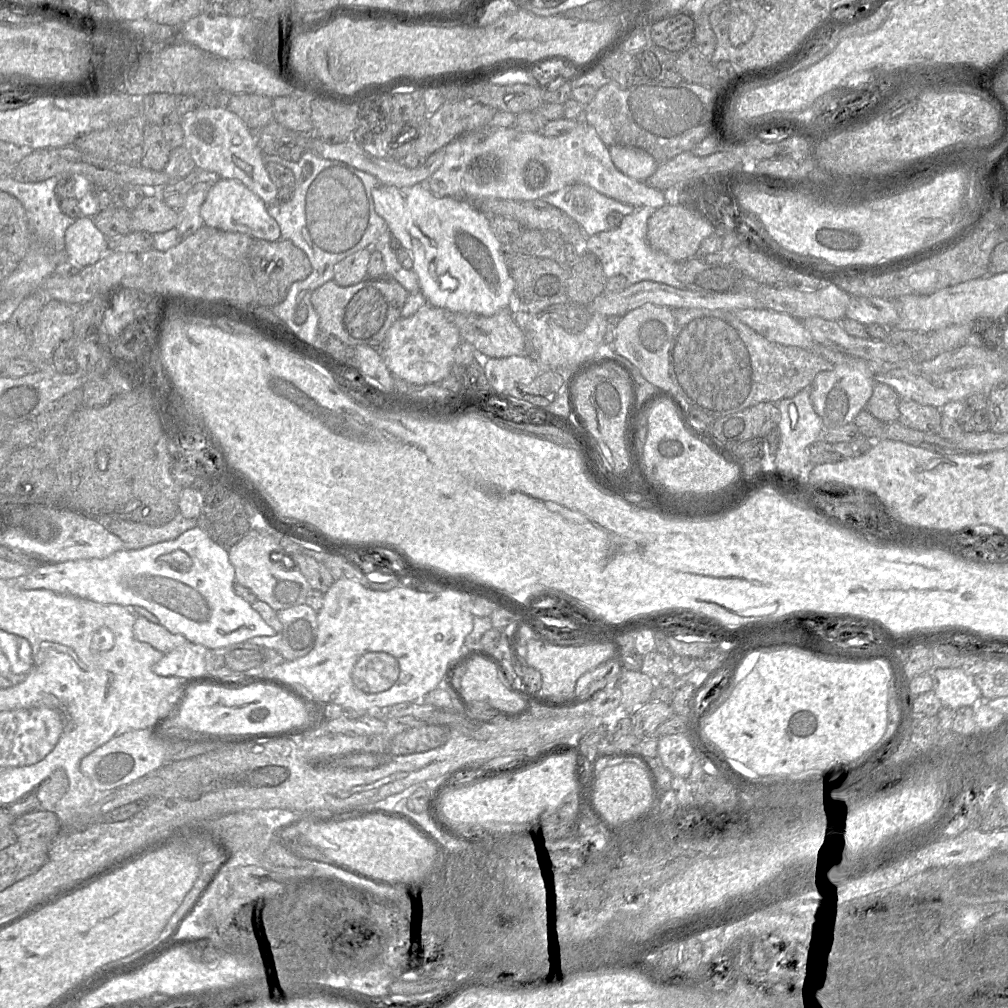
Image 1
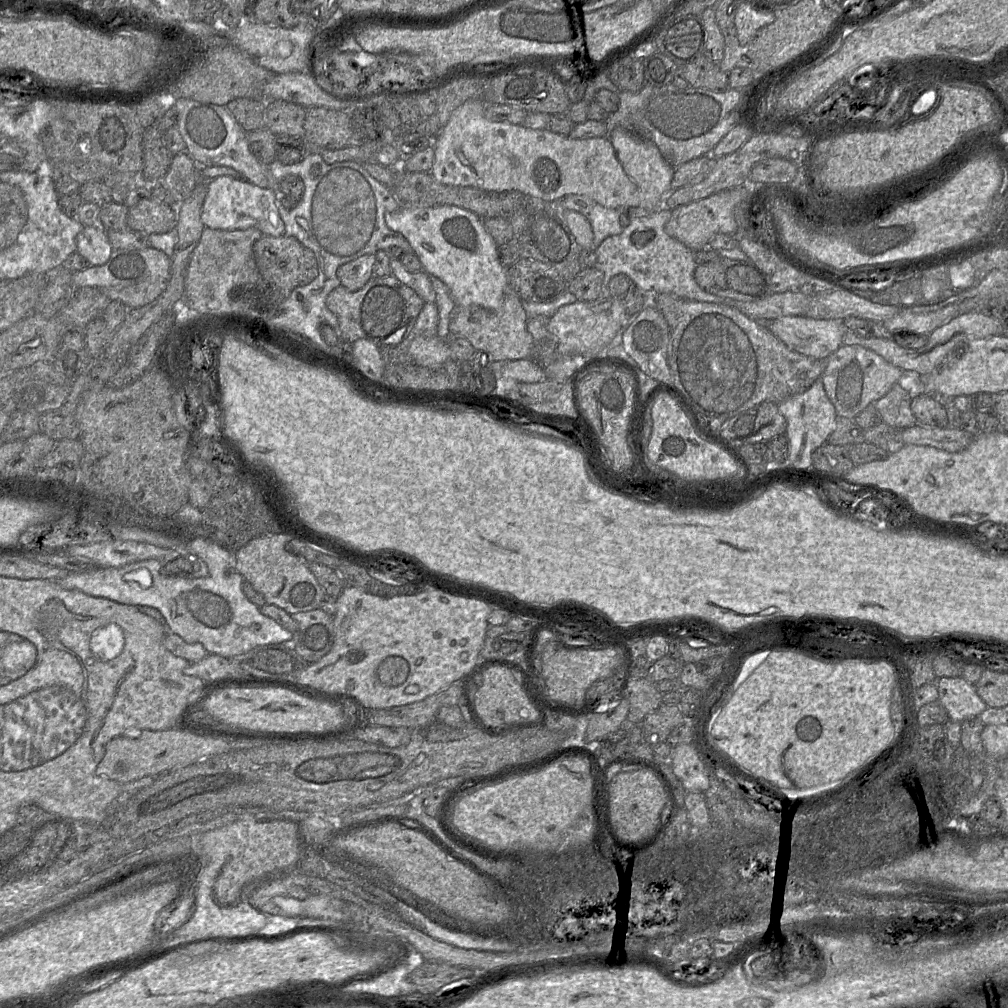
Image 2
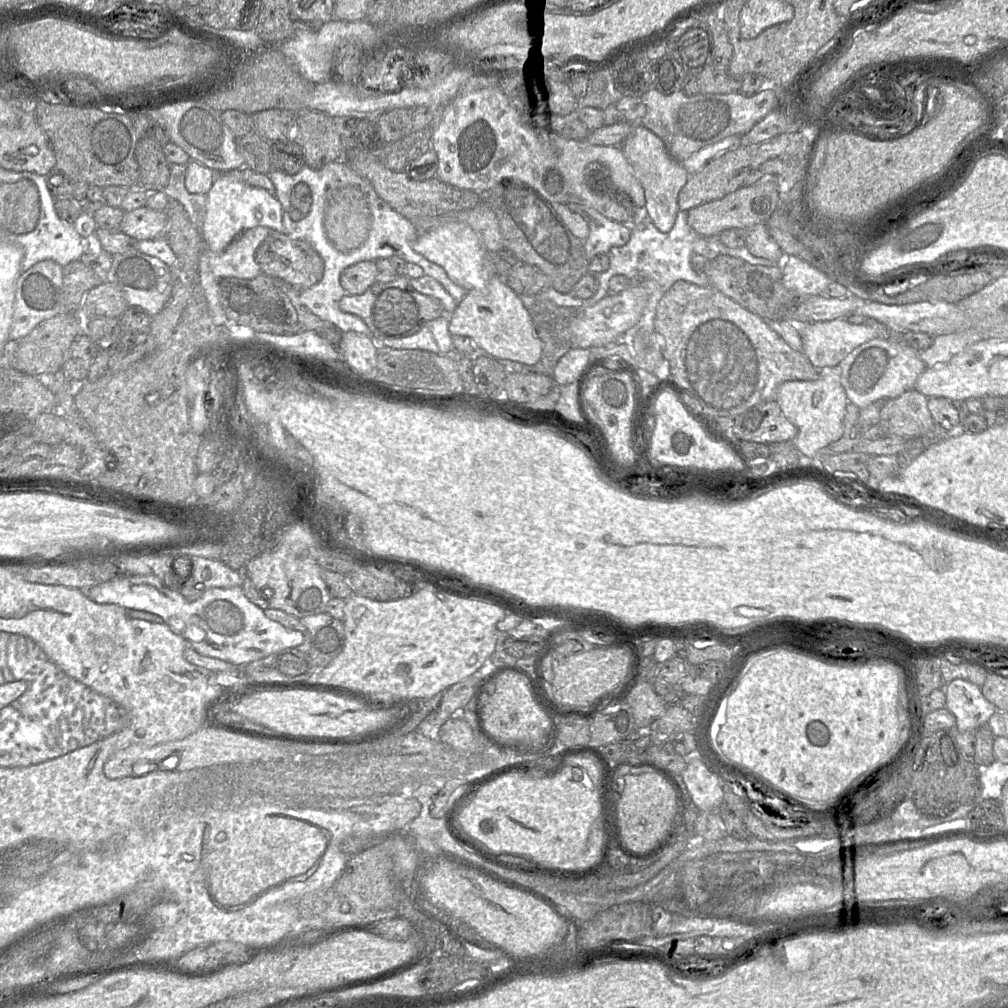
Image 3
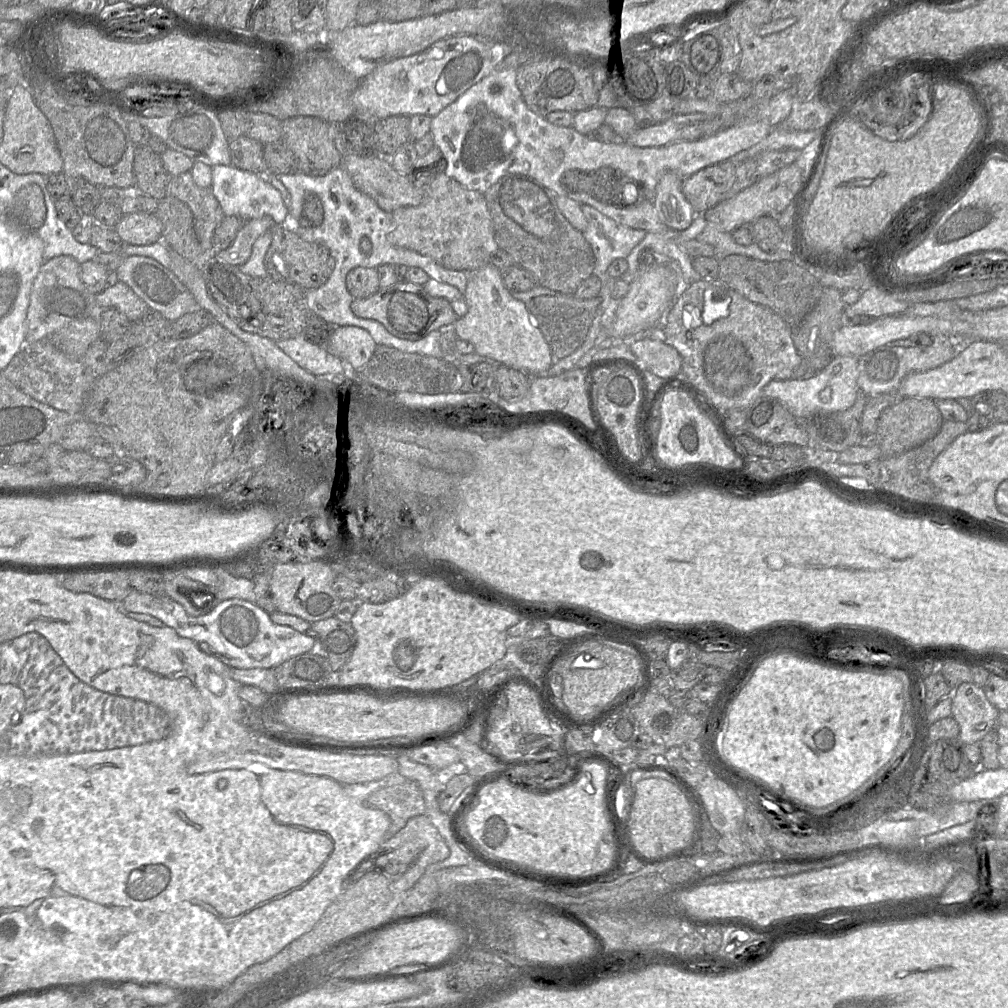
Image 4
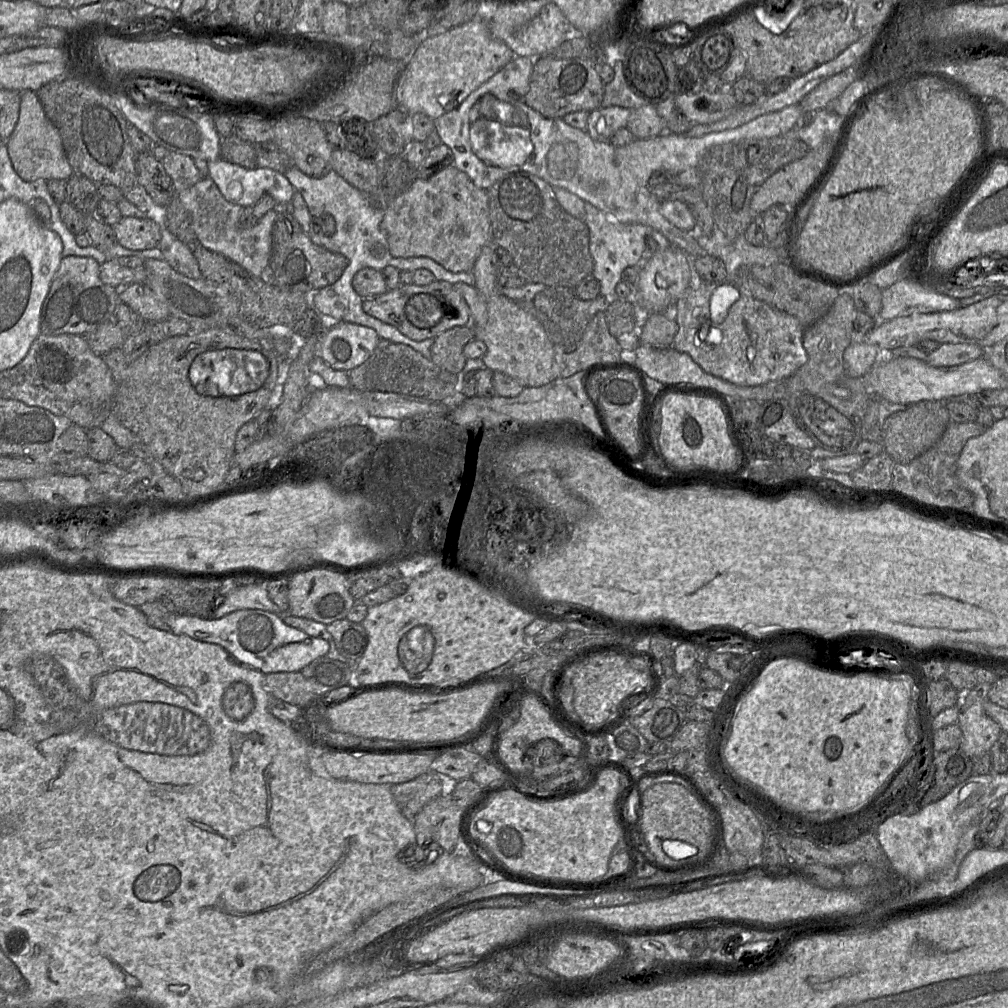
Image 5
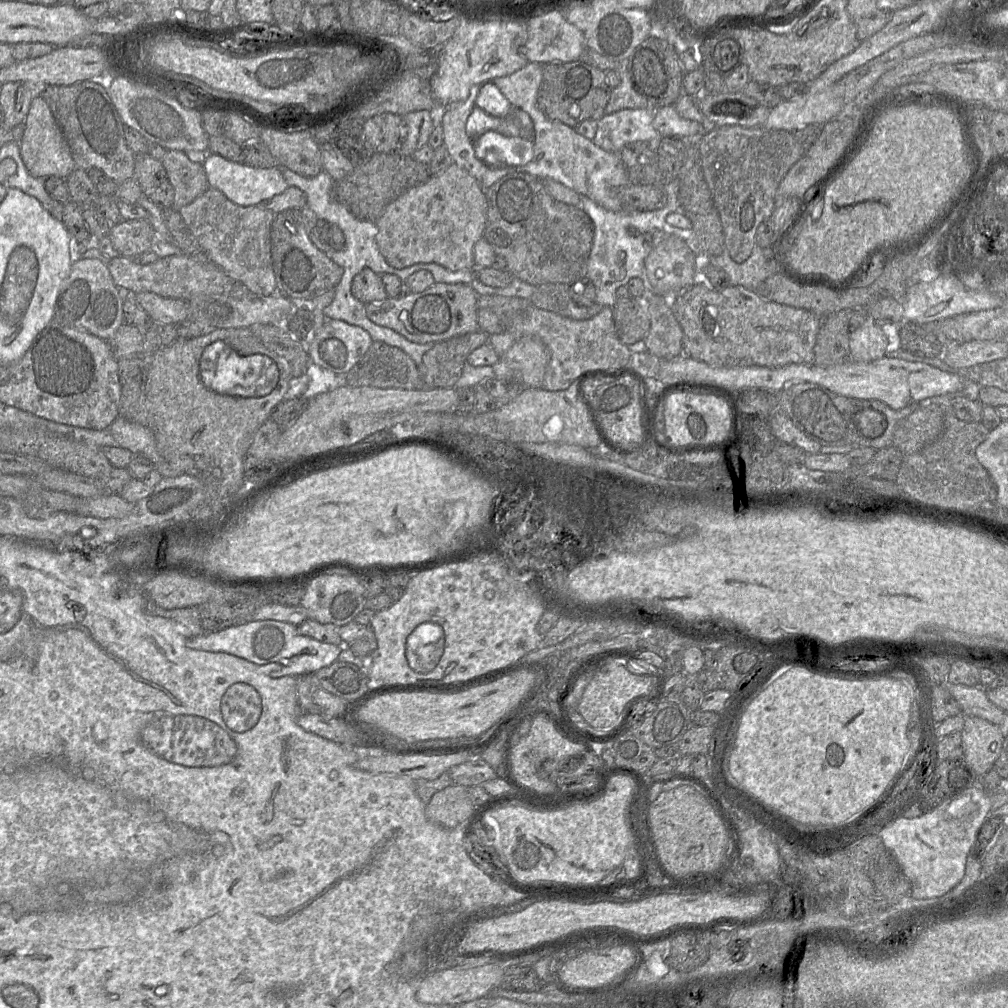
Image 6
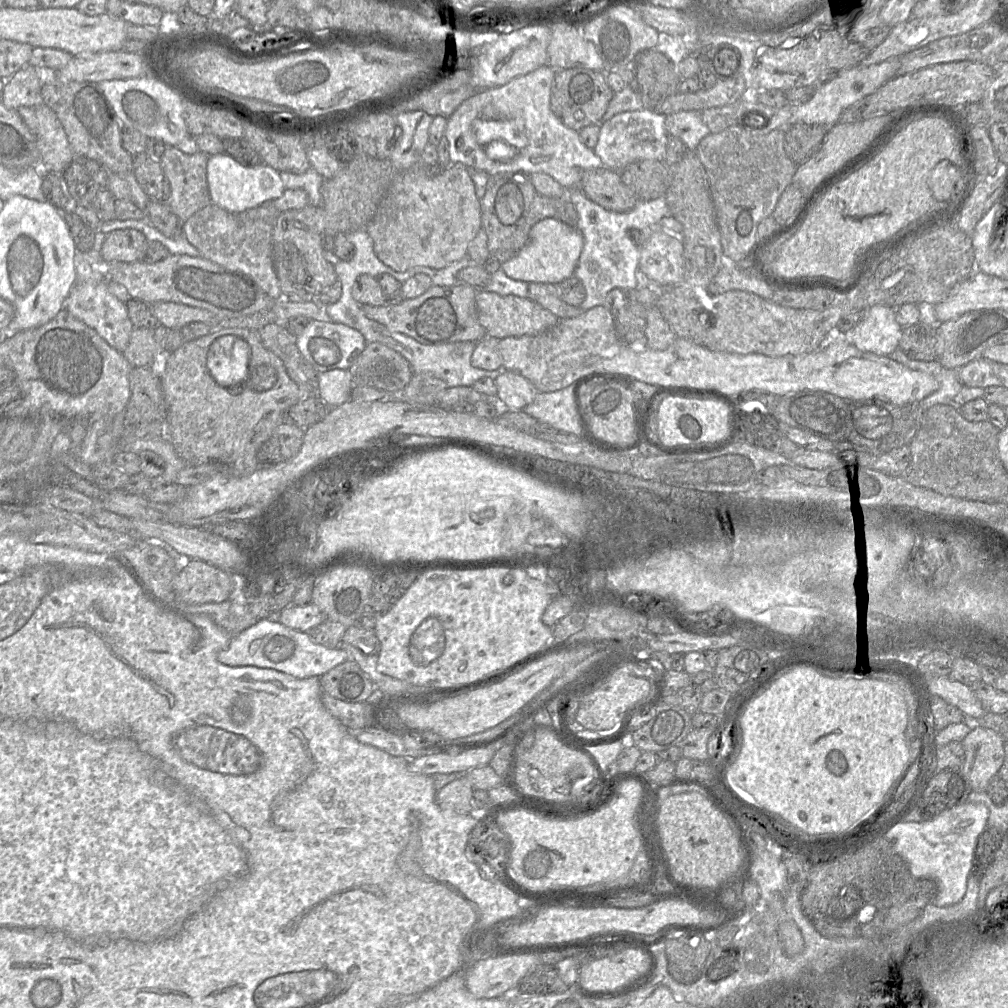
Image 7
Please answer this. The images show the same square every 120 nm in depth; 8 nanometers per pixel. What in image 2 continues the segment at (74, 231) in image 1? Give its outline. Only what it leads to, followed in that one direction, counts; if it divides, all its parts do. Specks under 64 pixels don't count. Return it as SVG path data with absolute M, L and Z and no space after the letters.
M99 223L84 227L76 237L76 252L83 256L90 266L105 264L112 251L106 230Z

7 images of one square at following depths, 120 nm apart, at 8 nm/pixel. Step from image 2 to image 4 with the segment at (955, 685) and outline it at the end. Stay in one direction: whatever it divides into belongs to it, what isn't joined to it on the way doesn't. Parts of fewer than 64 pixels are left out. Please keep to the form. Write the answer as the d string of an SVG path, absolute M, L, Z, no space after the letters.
M964 682L952 694L951 716L959 725L958 739L963 744L980 741L991 729L997 725L999 710L987 699L983 687L973 682Z

